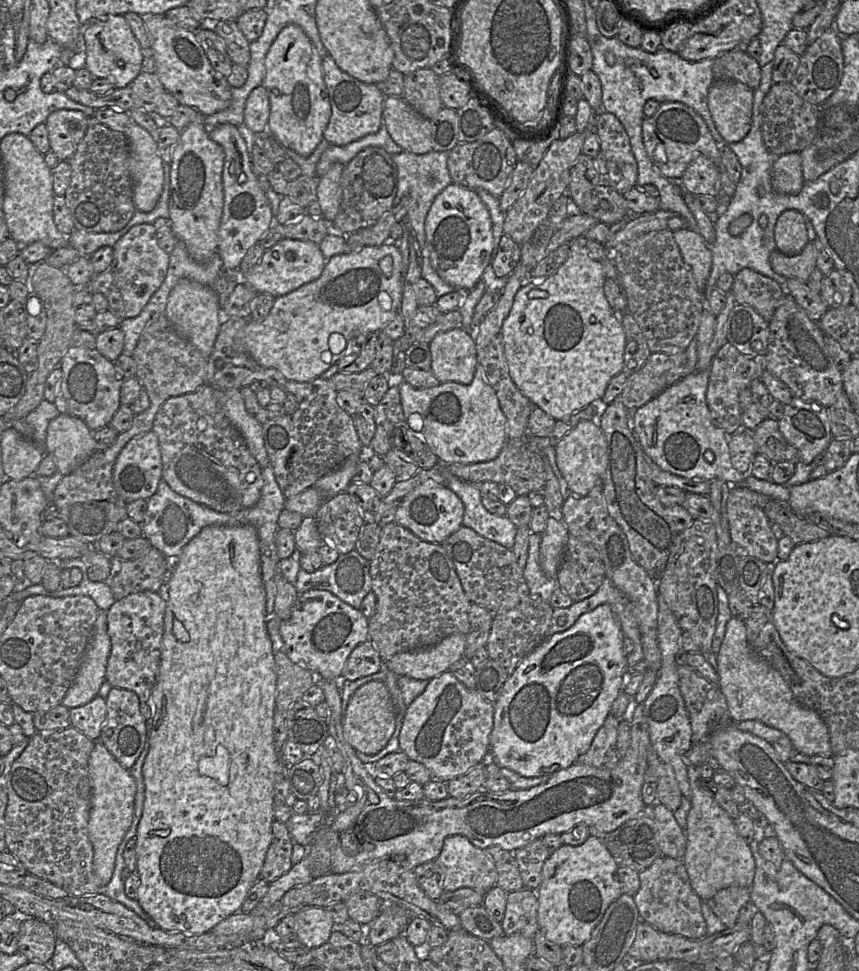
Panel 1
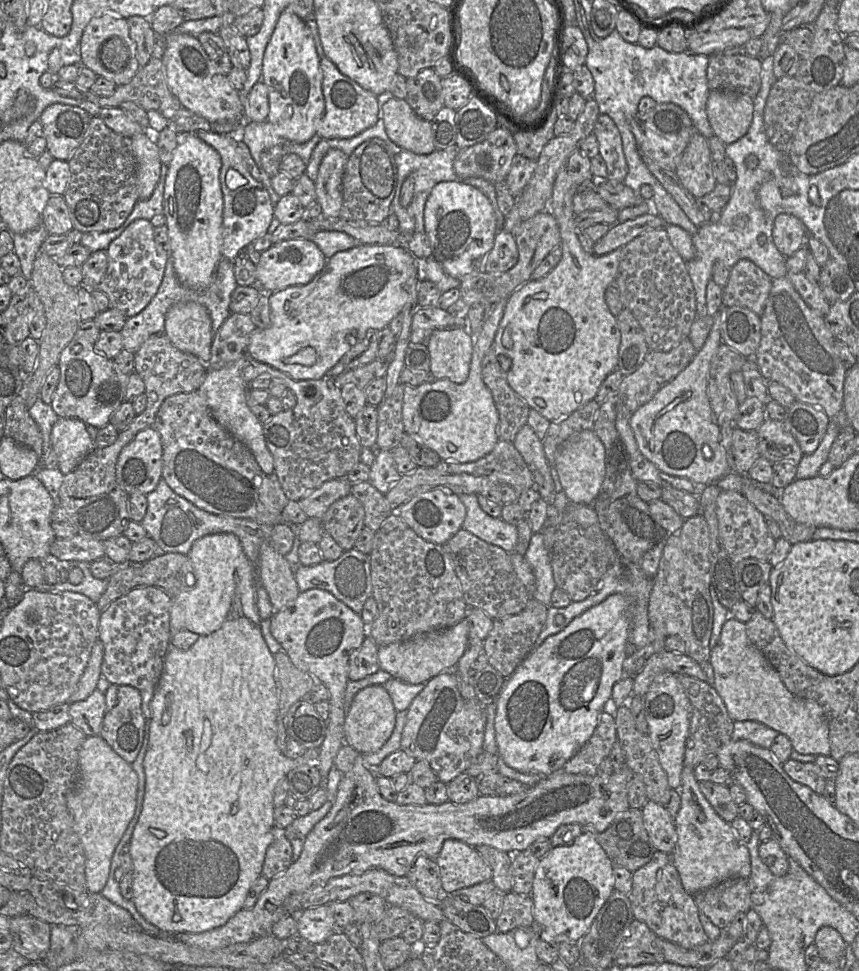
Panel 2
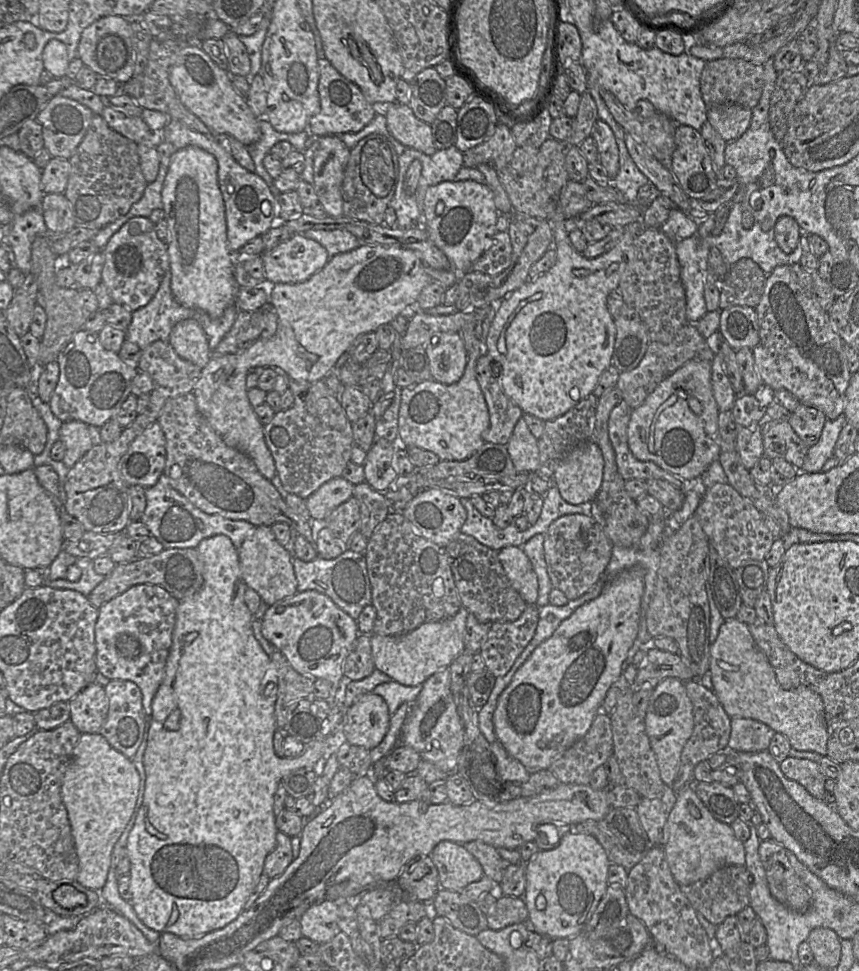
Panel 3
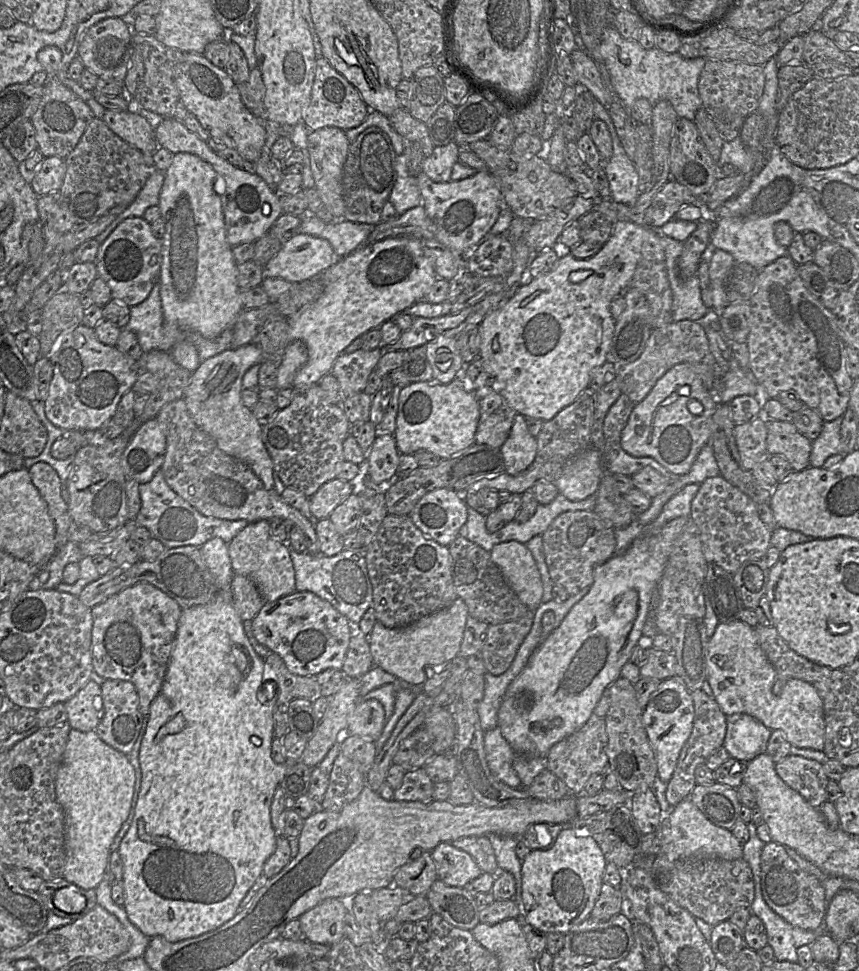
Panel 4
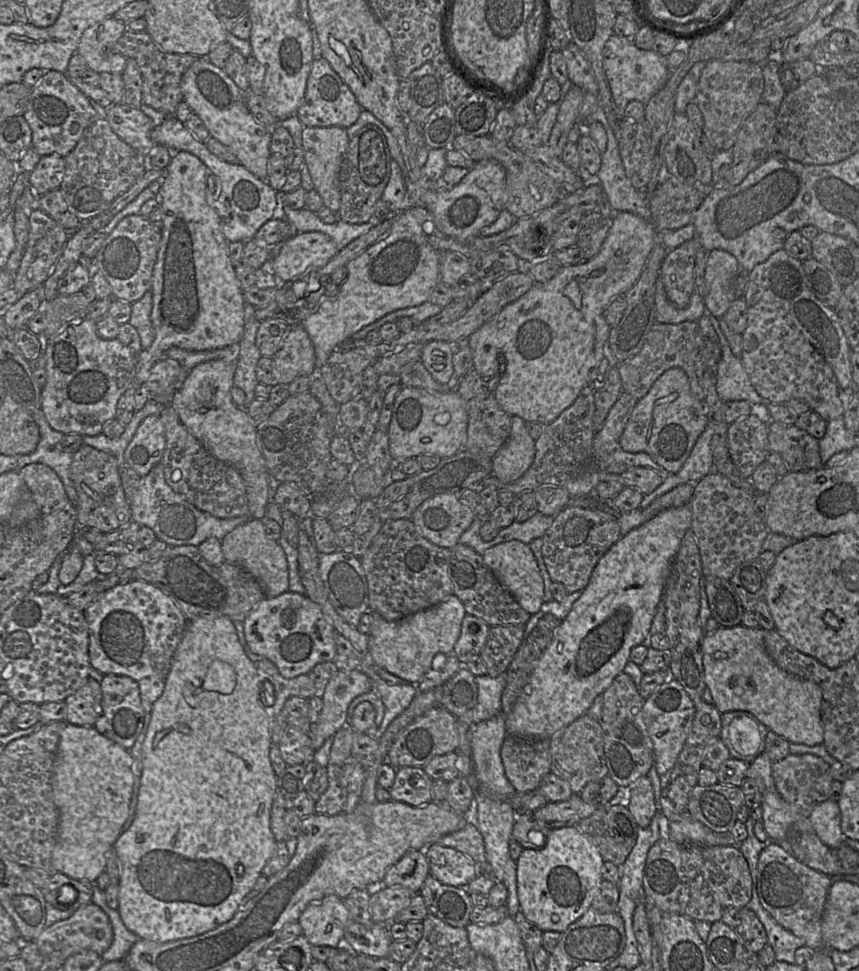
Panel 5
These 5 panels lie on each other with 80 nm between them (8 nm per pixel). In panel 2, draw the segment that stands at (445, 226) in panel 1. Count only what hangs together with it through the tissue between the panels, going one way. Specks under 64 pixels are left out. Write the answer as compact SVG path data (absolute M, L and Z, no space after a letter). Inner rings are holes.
M461 179L434 186L425 205L424 225L432 257L446 273L457 279L479 272L481 260L493 248L497 234L497 219L490 200Z

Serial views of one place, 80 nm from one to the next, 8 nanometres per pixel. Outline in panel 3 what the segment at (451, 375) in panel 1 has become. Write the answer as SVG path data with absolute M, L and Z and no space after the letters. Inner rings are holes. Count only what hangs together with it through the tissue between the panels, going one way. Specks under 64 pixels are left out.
M436 332L424 347L433 380L442 384L458 382L466 368L468 353L459 332Z

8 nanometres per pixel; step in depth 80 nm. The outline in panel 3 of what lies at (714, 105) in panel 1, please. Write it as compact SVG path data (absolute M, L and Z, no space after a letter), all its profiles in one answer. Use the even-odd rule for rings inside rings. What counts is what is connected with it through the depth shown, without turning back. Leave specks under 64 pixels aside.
M728 104L709 107L707 121L725 142L738 139L749 127L752 110L740 105Z

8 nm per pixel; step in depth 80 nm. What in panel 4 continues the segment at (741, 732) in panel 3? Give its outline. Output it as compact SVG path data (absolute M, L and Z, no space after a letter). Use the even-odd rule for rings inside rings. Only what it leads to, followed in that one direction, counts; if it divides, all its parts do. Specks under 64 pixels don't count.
M736 713L727 716L723 746L737 760L749 762L766 753L772 731L751 715Z

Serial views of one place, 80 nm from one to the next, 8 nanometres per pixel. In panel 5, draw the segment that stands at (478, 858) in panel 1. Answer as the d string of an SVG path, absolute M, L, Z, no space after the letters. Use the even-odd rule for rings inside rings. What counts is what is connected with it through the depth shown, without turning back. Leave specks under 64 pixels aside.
M434 843L425 849L430 874L443 884L466 887L479 875L478 865L462 852Z

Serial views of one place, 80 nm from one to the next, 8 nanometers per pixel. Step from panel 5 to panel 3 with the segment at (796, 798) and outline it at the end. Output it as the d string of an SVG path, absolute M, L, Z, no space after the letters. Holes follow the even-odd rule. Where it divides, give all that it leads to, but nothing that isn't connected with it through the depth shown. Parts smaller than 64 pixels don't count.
M788 756L779 765L788 779L802 785L816 799L825 801L827 776L819 763L809 759Z

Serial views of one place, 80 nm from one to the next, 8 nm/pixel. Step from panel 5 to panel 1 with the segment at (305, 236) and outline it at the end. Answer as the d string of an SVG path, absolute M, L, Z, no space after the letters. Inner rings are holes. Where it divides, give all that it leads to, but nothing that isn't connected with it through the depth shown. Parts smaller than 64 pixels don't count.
M283 238L277 244L265 251L261 260L248 274L242 275L242 281L258 294L267 293L274 297L279 297L318 279L325 265L326 258L319 245L315 242L310 240ZM273 252L278 252L279 258L273 258Z

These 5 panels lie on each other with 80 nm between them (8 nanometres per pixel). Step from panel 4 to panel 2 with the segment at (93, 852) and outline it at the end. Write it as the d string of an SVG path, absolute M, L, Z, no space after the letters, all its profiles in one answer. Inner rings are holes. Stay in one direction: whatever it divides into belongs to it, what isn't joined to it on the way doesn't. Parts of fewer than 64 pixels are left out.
M99 735L87 736L79 751L77 783L67 796L67 807L84 850L86 889L89 893L100 893L107 883L114 850L135 813L137 791L138 777L131 764L122 759Z

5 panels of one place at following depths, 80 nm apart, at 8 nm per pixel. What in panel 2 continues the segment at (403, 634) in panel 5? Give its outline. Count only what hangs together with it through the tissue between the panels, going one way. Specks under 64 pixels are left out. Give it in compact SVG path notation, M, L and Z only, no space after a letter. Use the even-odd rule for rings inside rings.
M466 617L453 627L420 633L412 638L378 647L379 669L410 684L427 683L442 672L454 673L468 640Z

